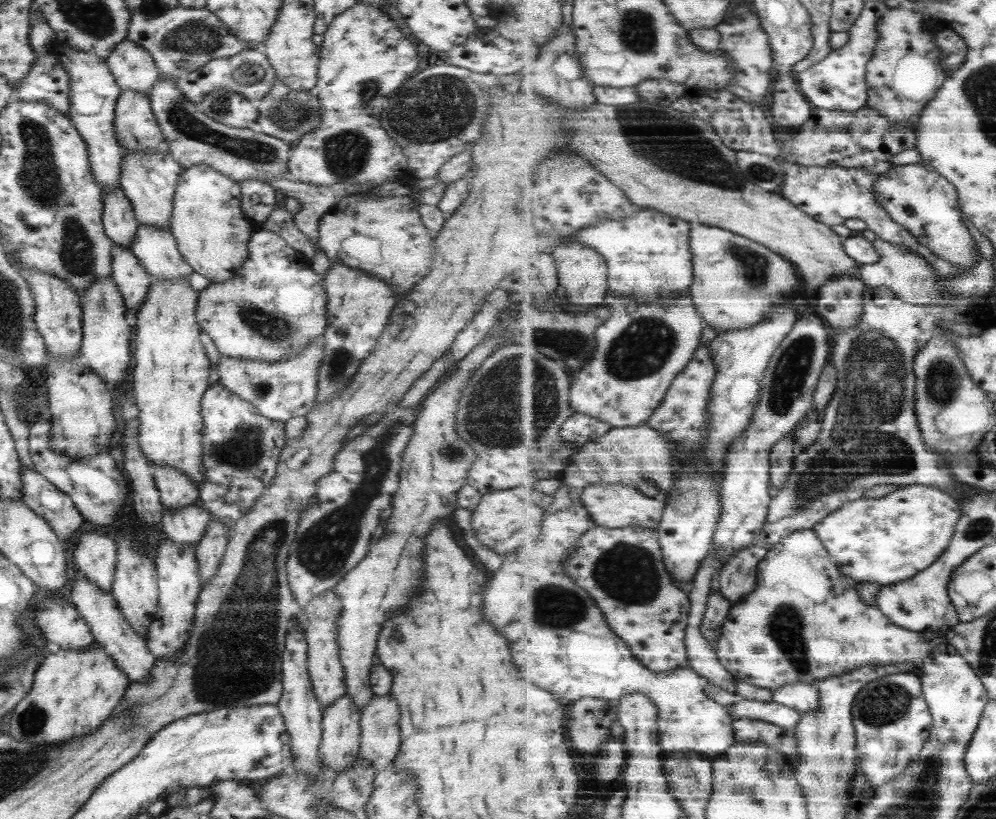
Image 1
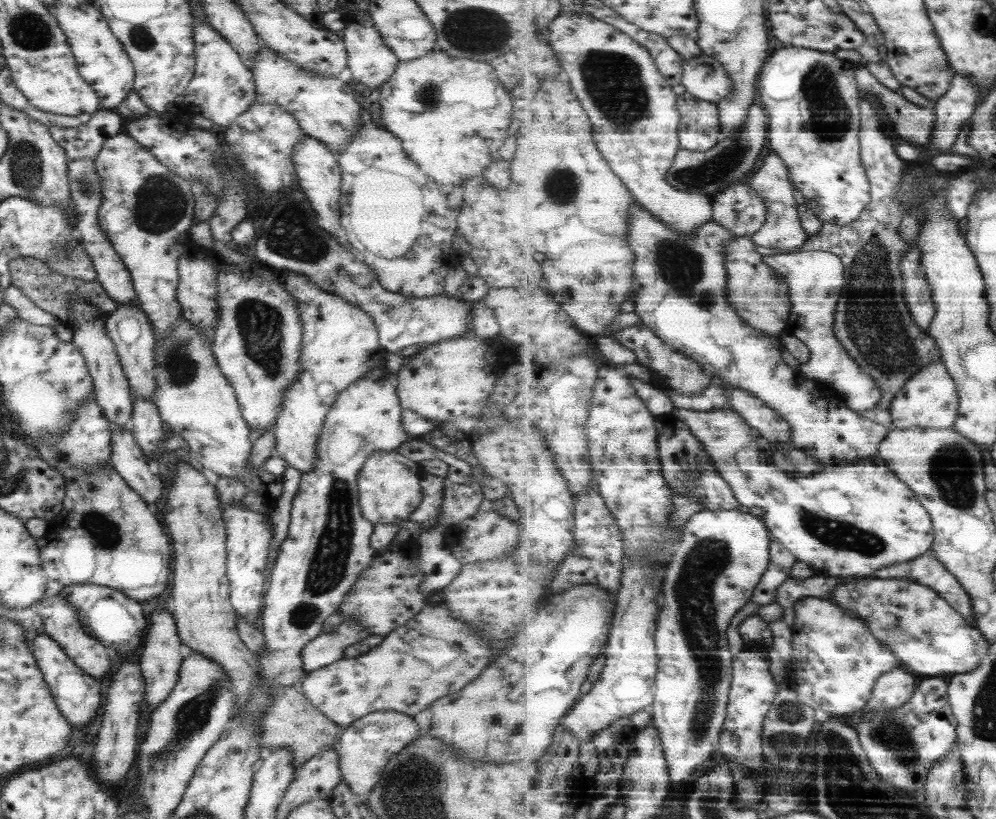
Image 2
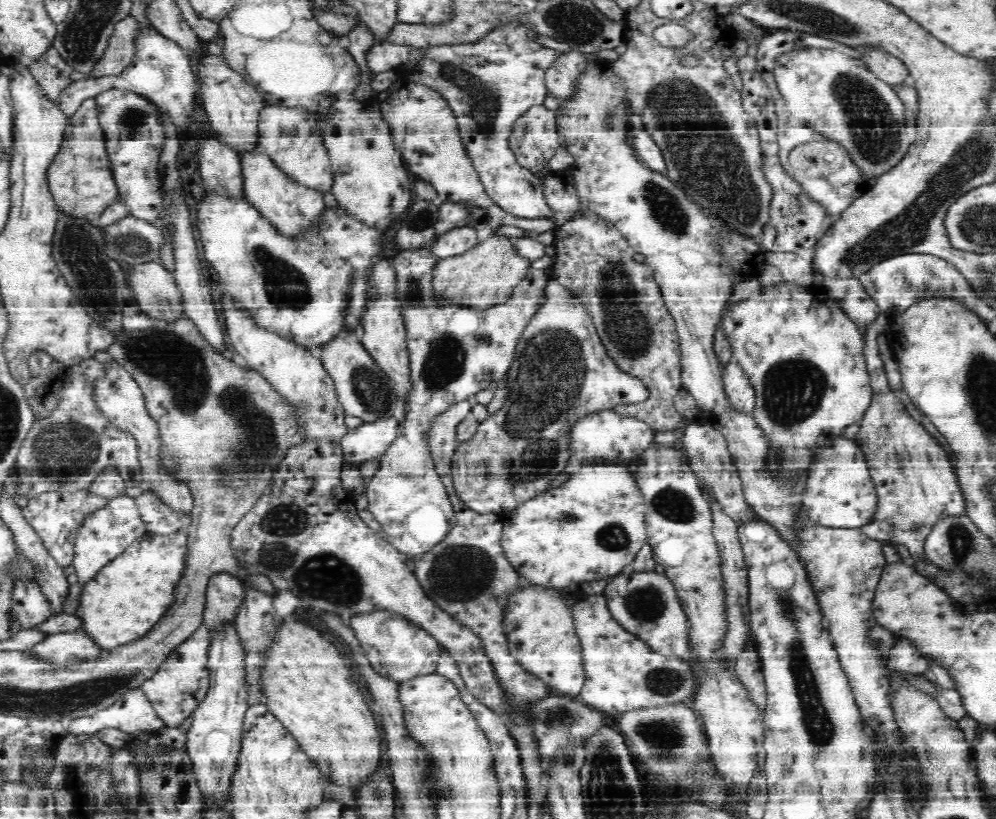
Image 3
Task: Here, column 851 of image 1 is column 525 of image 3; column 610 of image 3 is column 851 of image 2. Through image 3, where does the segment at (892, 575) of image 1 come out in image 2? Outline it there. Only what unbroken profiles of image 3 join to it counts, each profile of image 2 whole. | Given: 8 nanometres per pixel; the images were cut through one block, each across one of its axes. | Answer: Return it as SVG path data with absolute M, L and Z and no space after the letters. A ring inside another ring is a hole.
M673 411L704 444L740 504L762 508L773 538L814 570L829 577L869 577L883 567L914 561L934 546L930 511L881 459L827 466L813 475L794 477L775 466L762 449L757 430L737 411Z

